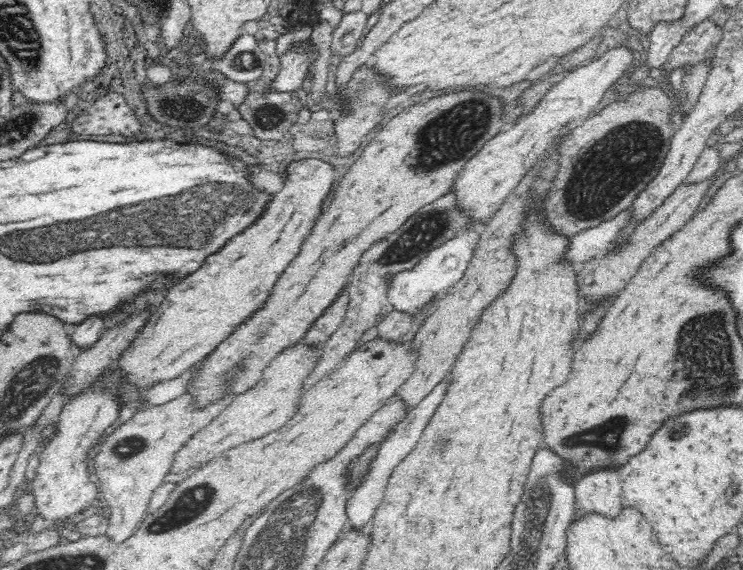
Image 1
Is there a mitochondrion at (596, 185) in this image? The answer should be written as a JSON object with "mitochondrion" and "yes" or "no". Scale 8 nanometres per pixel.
{"mitochondrion":"yes"}

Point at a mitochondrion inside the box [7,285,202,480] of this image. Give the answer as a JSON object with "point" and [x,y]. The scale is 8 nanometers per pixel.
{"point":[128,448]}

